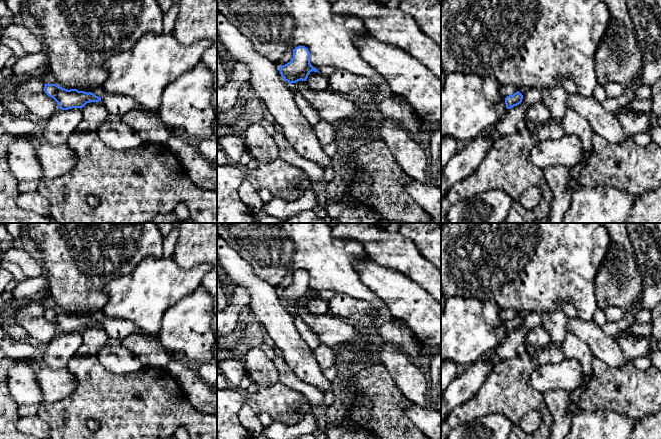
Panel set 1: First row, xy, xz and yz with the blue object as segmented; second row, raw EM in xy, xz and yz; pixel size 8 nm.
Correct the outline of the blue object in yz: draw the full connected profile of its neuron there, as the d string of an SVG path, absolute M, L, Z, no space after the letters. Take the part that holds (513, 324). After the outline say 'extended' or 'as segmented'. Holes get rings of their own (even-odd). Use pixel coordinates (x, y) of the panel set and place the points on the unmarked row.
M517 315L513 319L507 320L505 322L506 332L510 333L514 330L519 329L522 326L522 323L523 323L523 319L519 315Z; as segmented

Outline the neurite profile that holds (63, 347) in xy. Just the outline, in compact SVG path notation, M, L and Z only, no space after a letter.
M80 332L59 333L47 344L47 350L43 352L43 358L40 361L41 365L50 369L65 368L68 361L76 356L82 342Z

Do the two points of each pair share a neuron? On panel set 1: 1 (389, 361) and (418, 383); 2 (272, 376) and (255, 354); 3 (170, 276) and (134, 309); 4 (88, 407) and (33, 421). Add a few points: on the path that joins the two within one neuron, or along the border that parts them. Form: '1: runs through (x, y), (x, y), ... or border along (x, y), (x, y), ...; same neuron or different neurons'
1: runs through (396, 364), (411, 379); same neuron
2: runs through (267, 371), (255, 359); same neuron
3: runs through (161, 283), (143, 300); same neuron
4: border along (36, 414), (50, 428); different neurons

